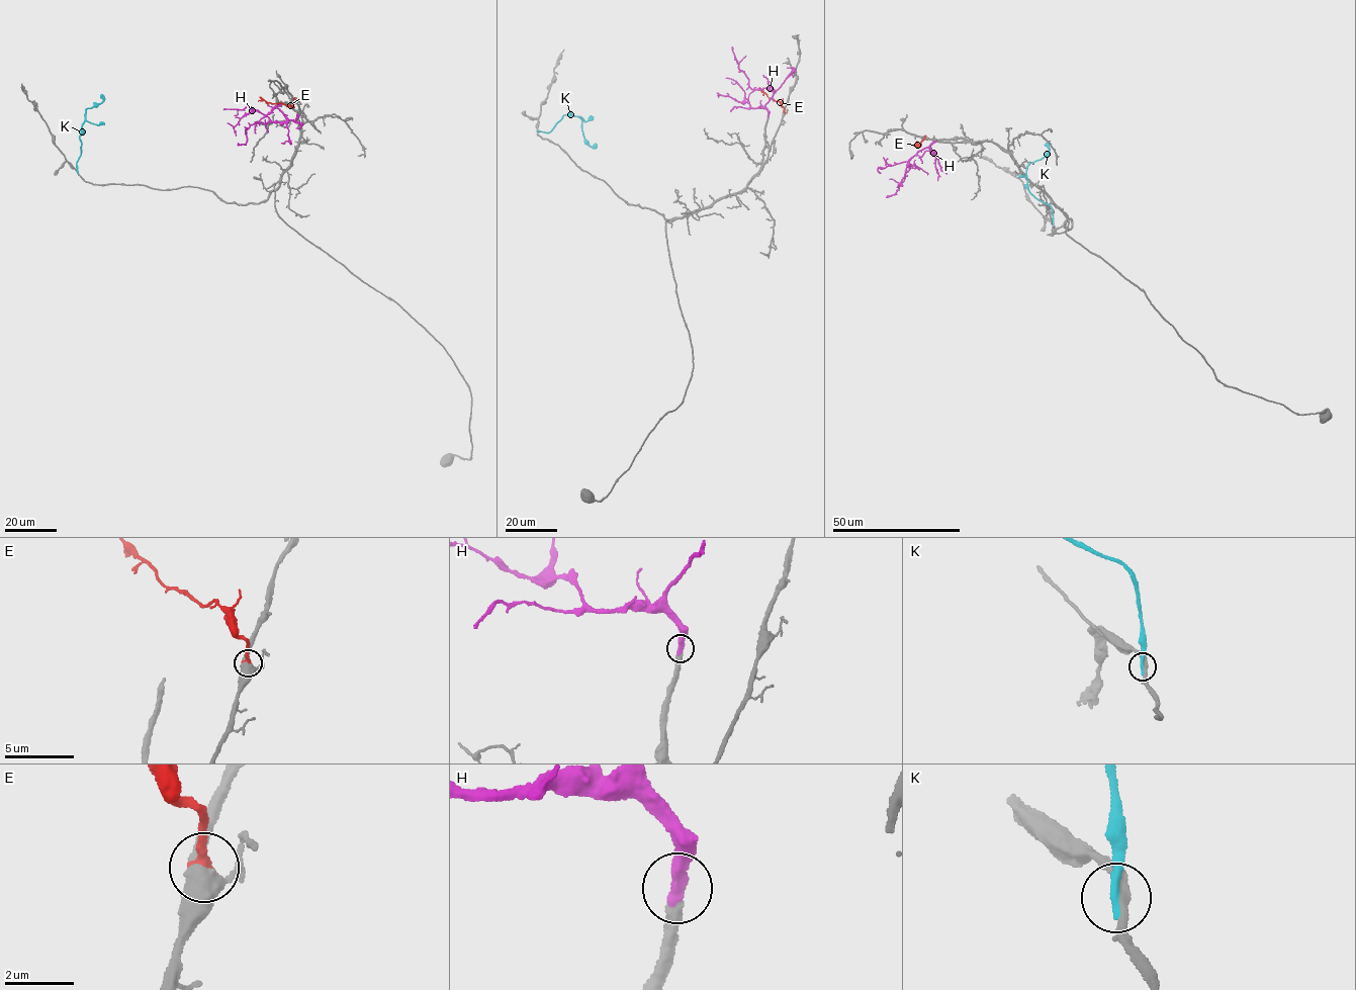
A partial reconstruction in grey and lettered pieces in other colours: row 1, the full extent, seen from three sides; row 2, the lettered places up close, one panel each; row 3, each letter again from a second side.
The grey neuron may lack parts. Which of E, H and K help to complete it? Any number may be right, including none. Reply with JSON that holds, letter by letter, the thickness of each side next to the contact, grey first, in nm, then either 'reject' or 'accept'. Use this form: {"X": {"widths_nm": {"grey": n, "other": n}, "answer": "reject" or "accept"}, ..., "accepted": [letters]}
{"E": {"widths_nm": {"grey": 440, "other": 360}, "answer": "reject"}, "H": {"widths_nm": {"grey": 320, "other": 480}, "answer": "accept"}, "K": {"widths_nm": {"grey": 220, "other": 280}, "answer": "reject"}, "accepted": ["H"]}

